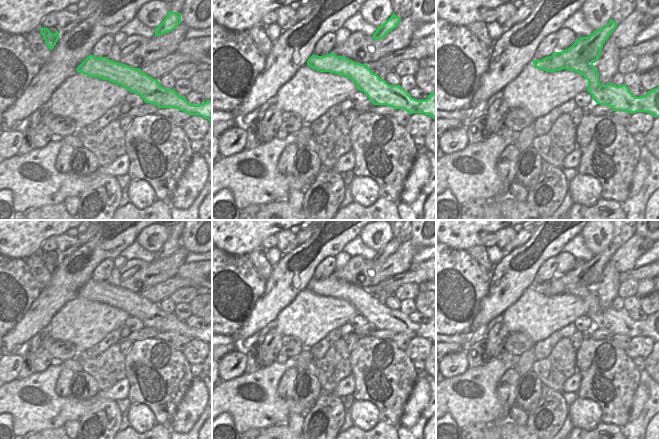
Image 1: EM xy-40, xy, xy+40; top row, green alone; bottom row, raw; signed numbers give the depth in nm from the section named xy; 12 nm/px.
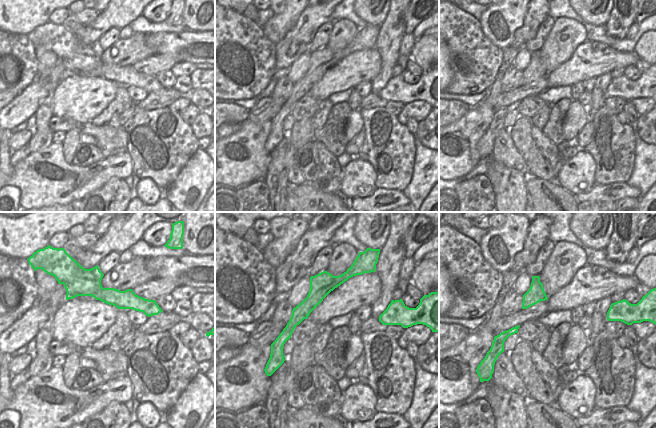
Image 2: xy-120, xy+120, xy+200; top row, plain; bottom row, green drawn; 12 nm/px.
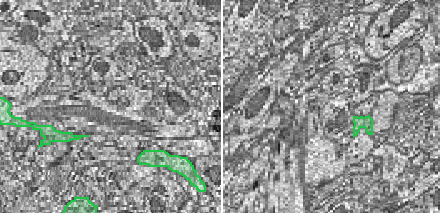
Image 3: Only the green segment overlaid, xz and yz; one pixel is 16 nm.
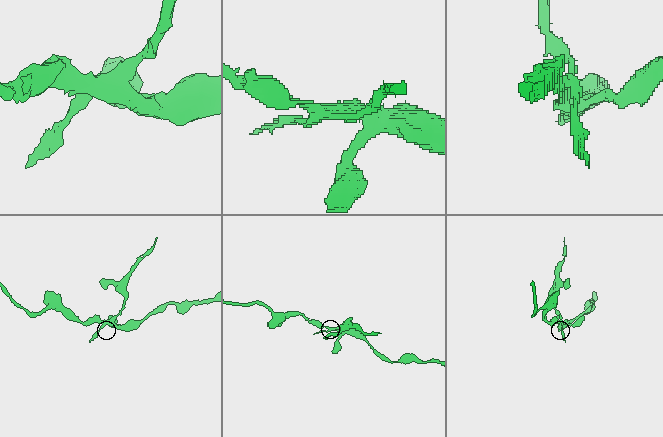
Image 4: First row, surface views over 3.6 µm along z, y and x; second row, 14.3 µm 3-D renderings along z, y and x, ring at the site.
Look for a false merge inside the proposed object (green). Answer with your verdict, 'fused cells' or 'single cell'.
fused cells

